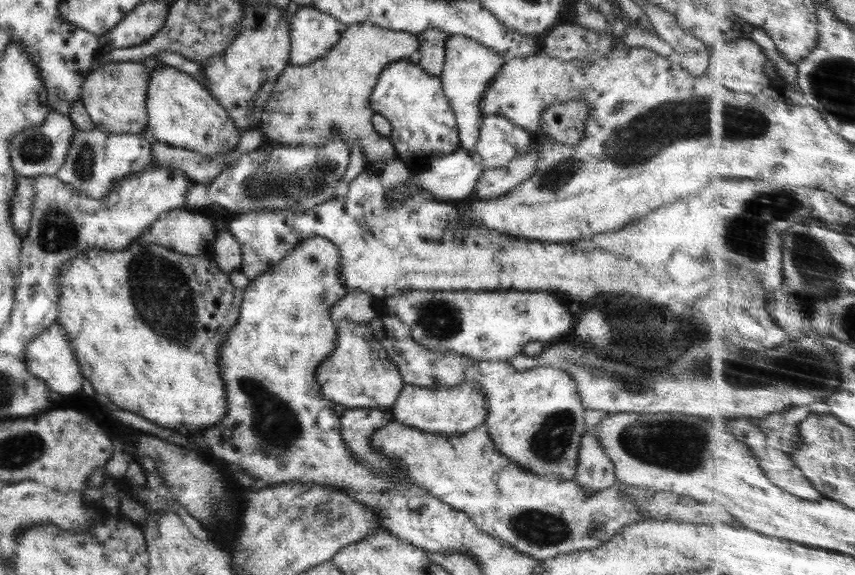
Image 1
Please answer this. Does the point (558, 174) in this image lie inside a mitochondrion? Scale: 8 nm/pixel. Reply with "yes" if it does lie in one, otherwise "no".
yes

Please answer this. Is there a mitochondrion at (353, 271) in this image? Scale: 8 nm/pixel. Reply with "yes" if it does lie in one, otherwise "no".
no

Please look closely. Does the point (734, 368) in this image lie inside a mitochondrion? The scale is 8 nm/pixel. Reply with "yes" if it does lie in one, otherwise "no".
yes

